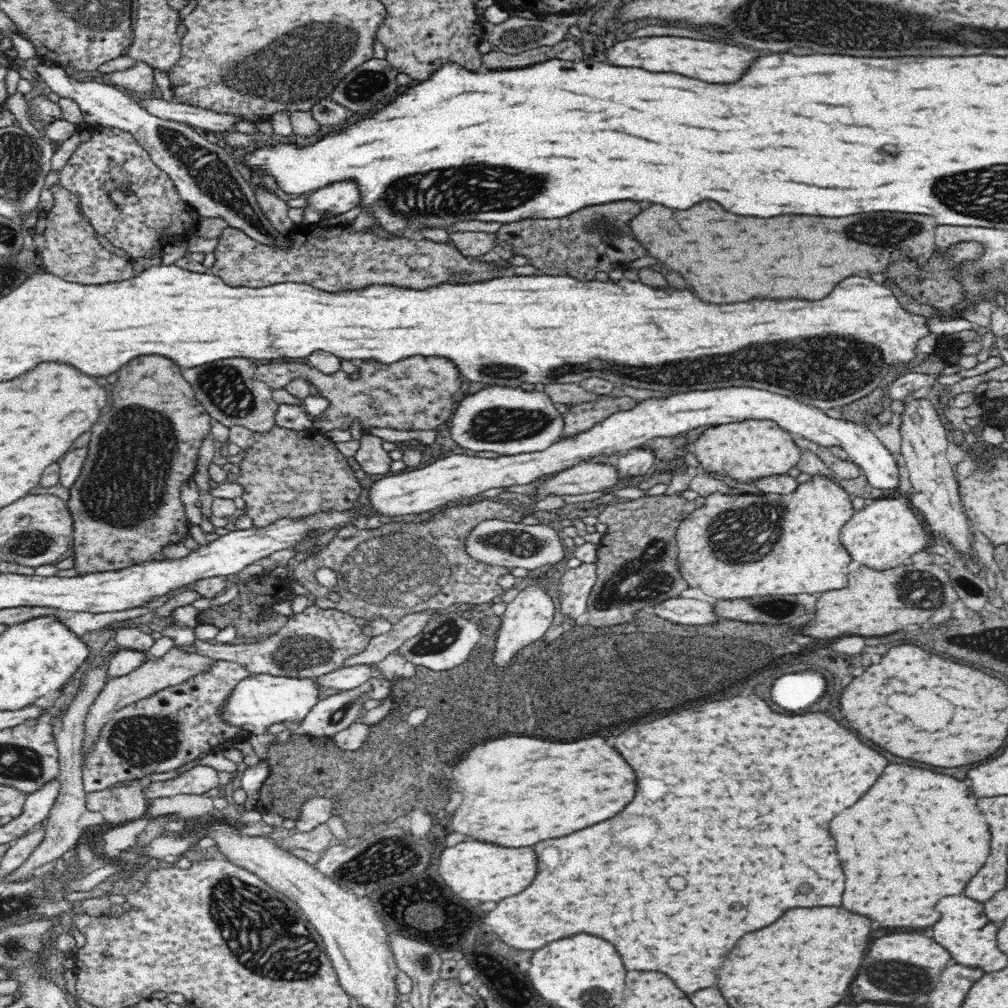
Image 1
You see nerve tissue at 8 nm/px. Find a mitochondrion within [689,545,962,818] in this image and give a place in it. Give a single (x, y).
(916, 589)

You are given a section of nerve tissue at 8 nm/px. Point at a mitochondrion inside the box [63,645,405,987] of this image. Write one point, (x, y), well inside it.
(239, 909)

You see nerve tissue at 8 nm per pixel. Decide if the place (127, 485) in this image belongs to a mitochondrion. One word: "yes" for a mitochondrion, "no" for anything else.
yes

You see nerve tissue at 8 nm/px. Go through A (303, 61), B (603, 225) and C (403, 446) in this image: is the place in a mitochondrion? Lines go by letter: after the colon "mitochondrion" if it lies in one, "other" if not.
A: mitochondrion
B: mitochondrion
C: other

